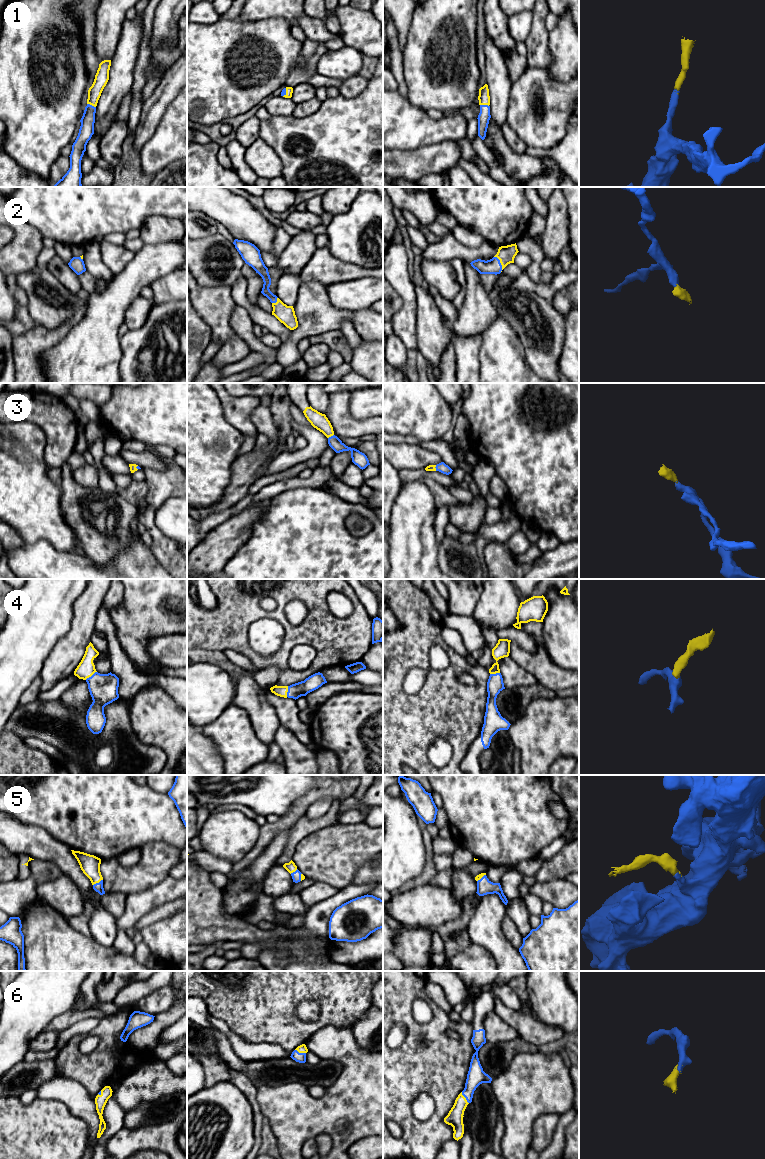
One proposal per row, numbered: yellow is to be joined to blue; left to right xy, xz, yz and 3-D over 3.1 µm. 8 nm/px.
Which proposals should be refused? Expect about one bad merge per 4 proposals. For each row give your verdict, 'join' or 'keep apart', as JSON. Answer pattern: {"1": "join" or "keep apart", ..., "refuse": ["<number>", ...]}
{"1": "join", "2": "join", "3": "join", "4": "join", "5": "join", "6": "join", "refuse": []}

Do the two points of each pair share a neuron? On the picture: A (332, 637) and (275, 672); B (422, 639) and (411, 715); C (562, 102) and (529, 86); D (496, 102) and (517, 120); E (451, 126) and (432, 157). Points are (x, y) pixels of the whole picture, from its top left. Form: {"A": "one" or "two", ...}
{"A": "two", "B": "one", "C": "one", "D": "two", "E": "two"}

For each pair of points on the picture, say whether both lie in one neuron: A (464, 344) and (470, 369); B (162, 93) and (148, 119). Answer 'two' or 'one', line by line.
A: one
B: one

